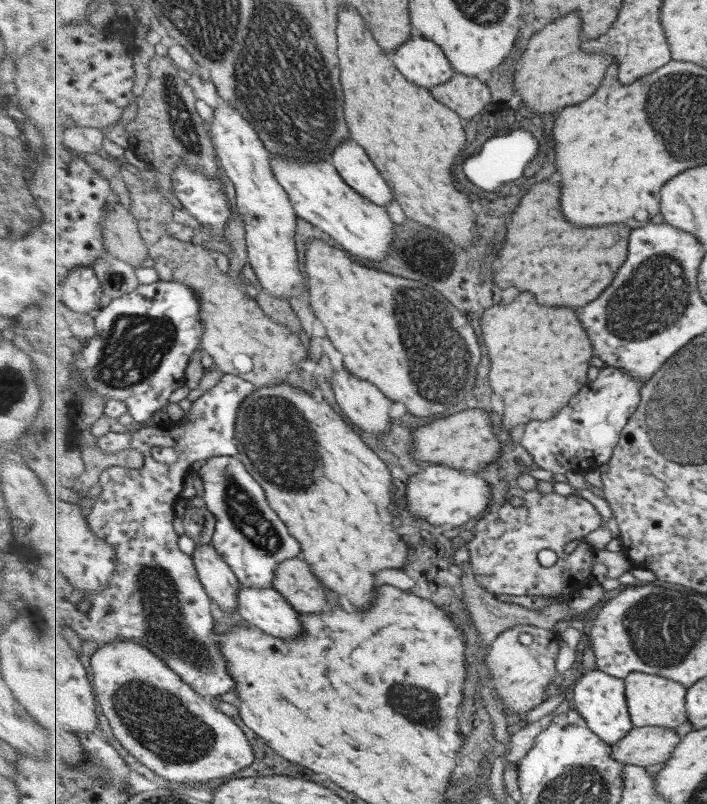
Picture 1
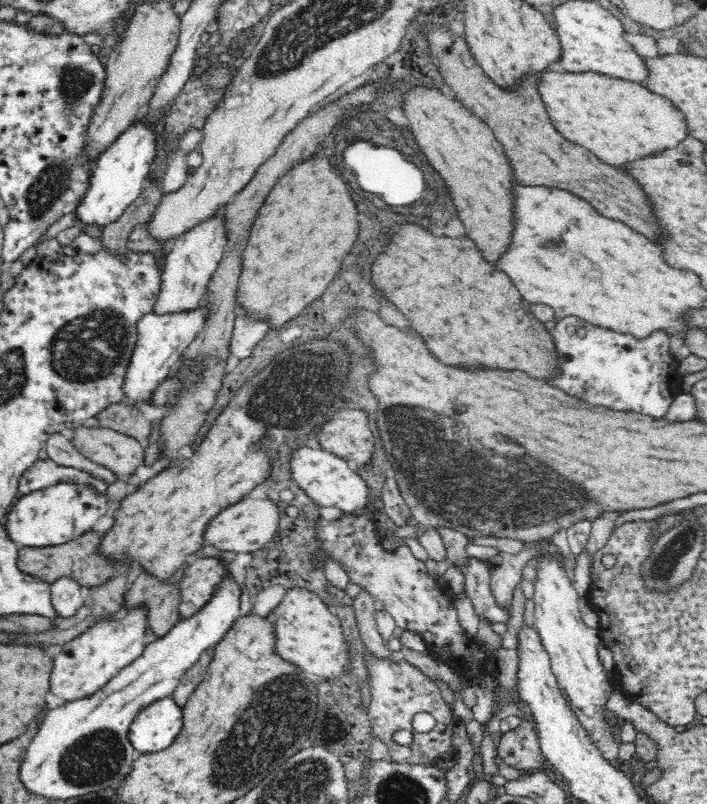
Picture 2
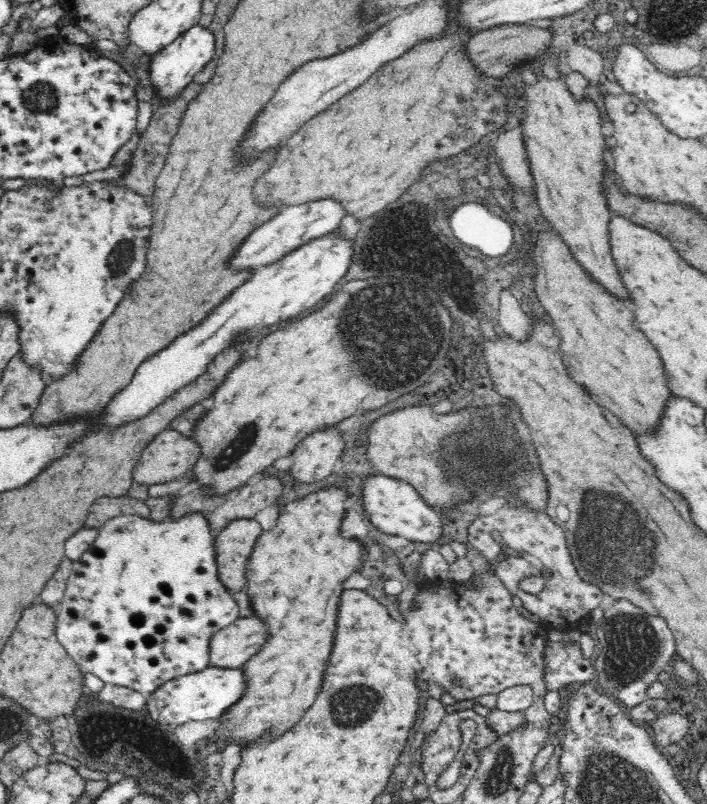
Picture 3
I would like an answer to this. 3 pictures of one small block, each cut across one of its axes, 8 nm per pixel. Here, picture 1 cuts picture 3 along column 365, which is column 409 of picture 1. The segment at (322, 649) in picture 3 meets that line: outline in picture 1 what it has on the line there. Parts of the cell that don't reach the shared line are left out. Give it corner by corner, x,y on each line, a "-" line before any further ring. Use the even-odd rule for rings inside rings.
287,382
256,387
247,396
247,400
239,406
239,412
237,412
235,440
237,440
236,443
239,449
237,456
244,461
248,471
253,472
252,475
257,476
257,480
261,480
261,484
265,484
265,492
269,492
269,504
273,504
275,512
285,520
285,524
289,526
293,536
297,536
297,540
301,540
302,558
308,562
313,572
323,581
326,587
337,593
345,604
348,606
351,604
349,608
353,608
353,610
357,608
359,612
369,610
371,602
377,600
378,588
381,586
379,580
377,580
377,572
392,569
400,570
405,568
411,560
411,552
407,542
403,542
403,535
399,534
397,528
393,526
393,522
395,522
395,514
391,510
391,504
393,504
393,494
391,494
393,474
391,474
389,466
363,442
363,438
325,400
317,402
315,396
303,388
297,388
295,385
287,384

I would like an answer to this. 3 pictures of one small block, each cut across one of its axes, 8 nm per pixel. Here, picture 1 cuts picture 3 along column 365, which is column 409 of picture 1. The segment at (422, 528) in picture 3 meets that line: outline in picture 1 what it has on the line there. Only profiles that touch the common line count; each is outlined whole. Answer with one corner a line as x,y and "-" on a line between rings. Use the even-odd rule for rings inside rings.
428,464
423,468
425,470
421,474
411,478
409,492
405,490
409,498
406,510
413,518
423,518
429,524
452,525
455,528
485,514
494,493
489,482
478,476
477,471
461,471
444,464

